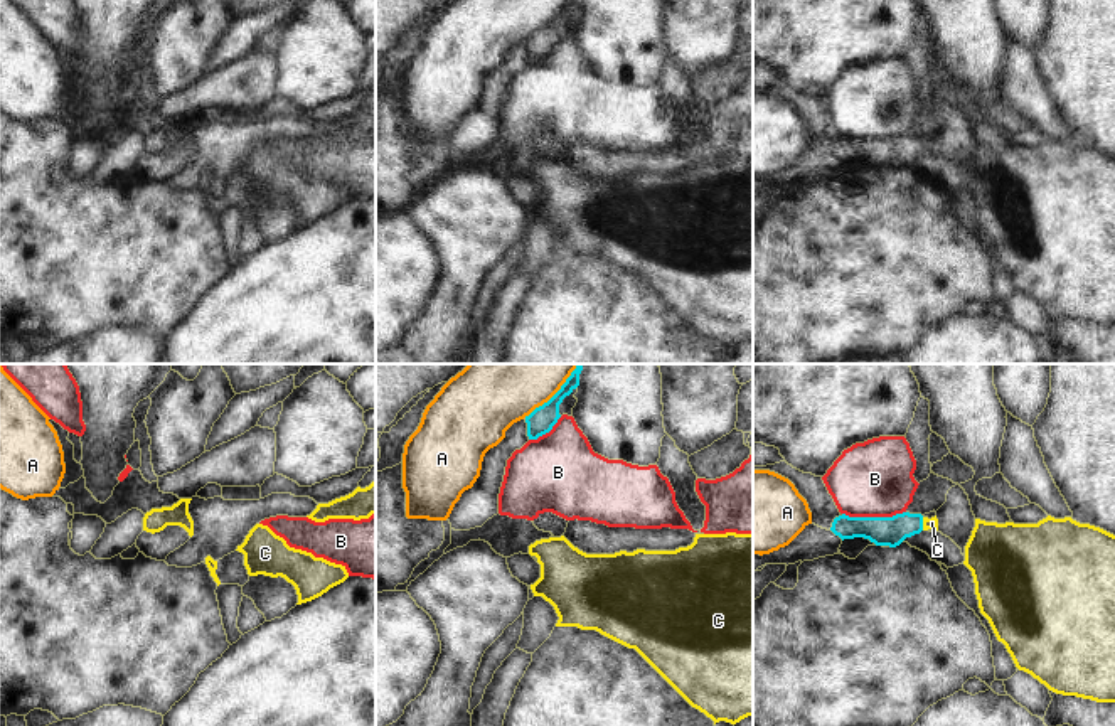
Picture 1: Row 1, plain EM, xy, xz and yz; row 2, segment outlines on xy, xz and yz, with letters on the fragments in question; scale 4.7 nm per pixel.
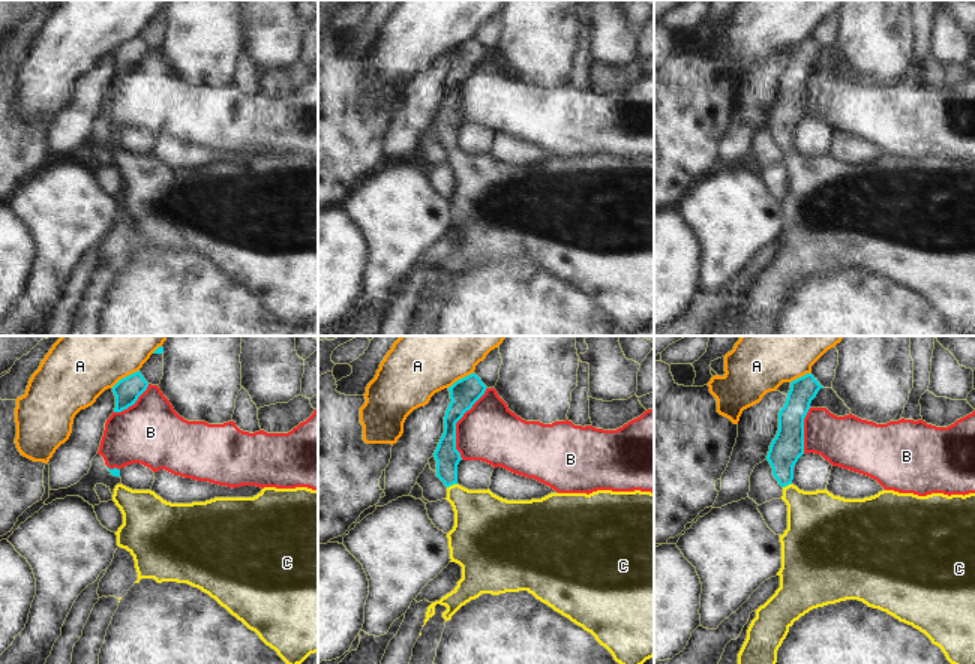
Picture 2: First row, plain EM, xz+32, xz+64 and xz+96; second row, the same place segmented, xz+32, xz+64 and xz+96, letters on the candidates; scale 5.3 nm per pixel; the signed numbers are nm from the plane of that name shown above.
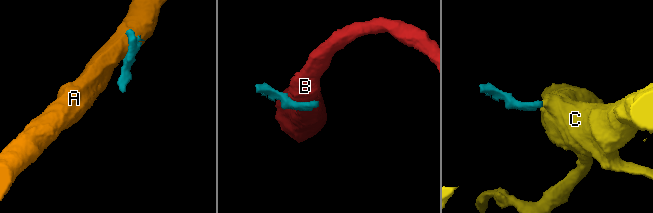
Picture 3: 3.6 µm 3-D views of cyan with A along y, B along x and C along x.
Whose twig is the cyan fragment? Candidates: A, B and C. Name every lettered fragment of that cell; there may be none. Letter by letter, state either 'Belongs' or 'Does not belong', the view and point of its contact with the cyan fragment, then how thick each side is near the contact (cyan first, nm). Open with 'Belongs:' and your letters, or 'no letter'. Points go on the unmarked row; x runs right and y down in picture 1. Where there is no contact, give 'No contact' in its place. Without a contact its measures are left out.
Belongs: C
A: Does not belong. Touches cyan at xz (548, 24). Thickness 120 nm (cyan) against 260 nm
B: Does not belong. Touches cyan at yz (873, 140). Thickness 140 nm (cyan) against 360 nm
C: Belongs. Touches cyan at yz (922, 147). Thickness 140 nm (cyan) against 50 nm.

